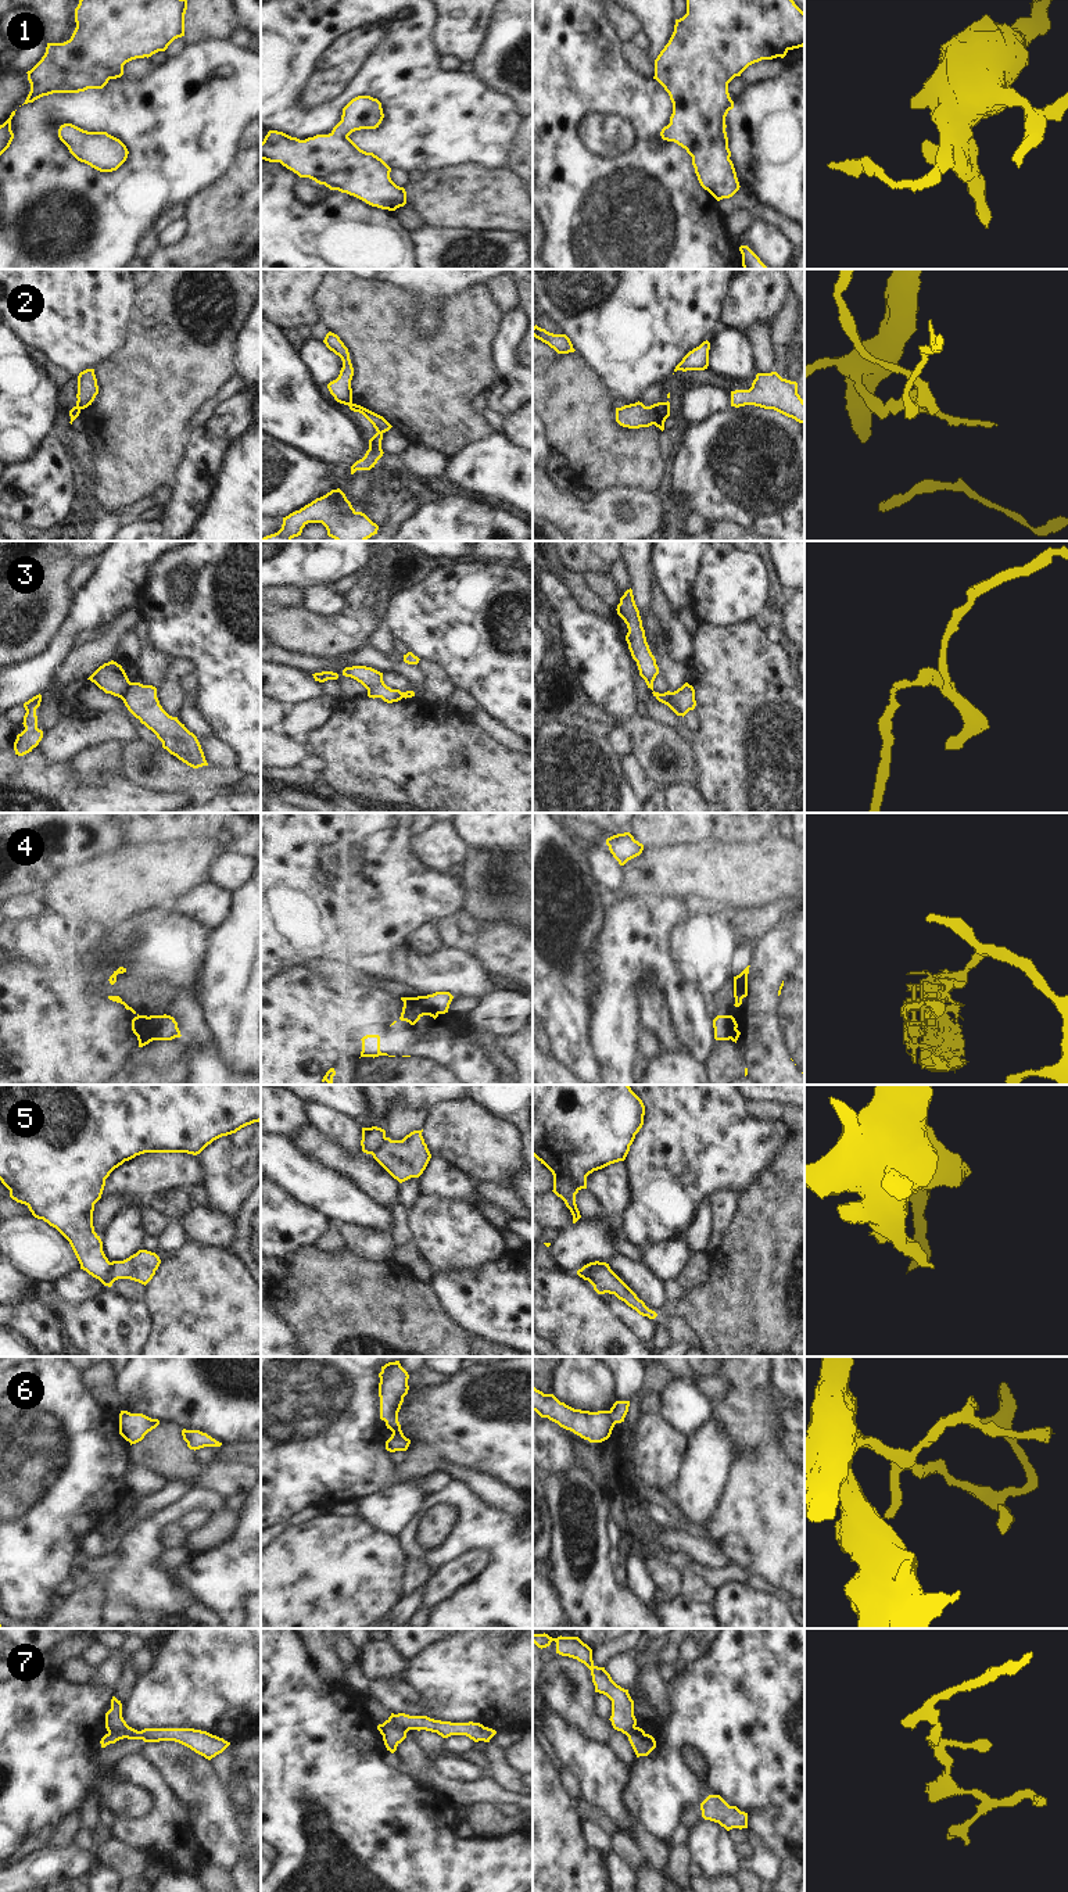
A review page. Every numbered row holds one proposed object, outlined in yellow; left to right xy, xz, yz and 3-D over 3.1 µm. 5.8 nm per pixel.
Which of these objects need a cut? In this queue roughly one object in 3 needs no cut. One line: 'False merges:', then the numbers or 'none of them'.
False merges: 2, 3, 4, 5, 6, 7

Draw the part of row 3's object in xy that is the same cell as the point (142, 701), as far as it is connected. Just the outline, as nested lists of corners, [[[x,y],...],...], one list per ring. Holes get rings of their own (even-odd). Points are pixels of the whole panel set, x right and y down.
[[[132,682],[121,698],[128,710],[162,742],[162,748],[193,768],[208,766],[197,737],[178,717],[169,716],[157,698],[157,688]]]

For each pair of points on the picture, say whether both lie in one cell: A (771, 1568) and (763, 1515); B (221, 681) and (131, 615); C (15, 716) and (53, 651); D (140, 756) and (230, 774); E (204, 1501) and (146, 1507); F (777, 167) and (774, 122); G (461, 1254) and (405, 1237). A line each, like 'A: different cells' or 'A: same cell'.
A: same cell
B: different cells
C: different cells
D: same cell
E: different cells
F: same cell
G: different cells

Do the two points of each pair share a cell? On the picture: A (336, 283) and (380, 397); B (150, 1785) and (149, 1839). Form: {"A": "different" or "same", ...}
{"A": "same", "B": "same"}

